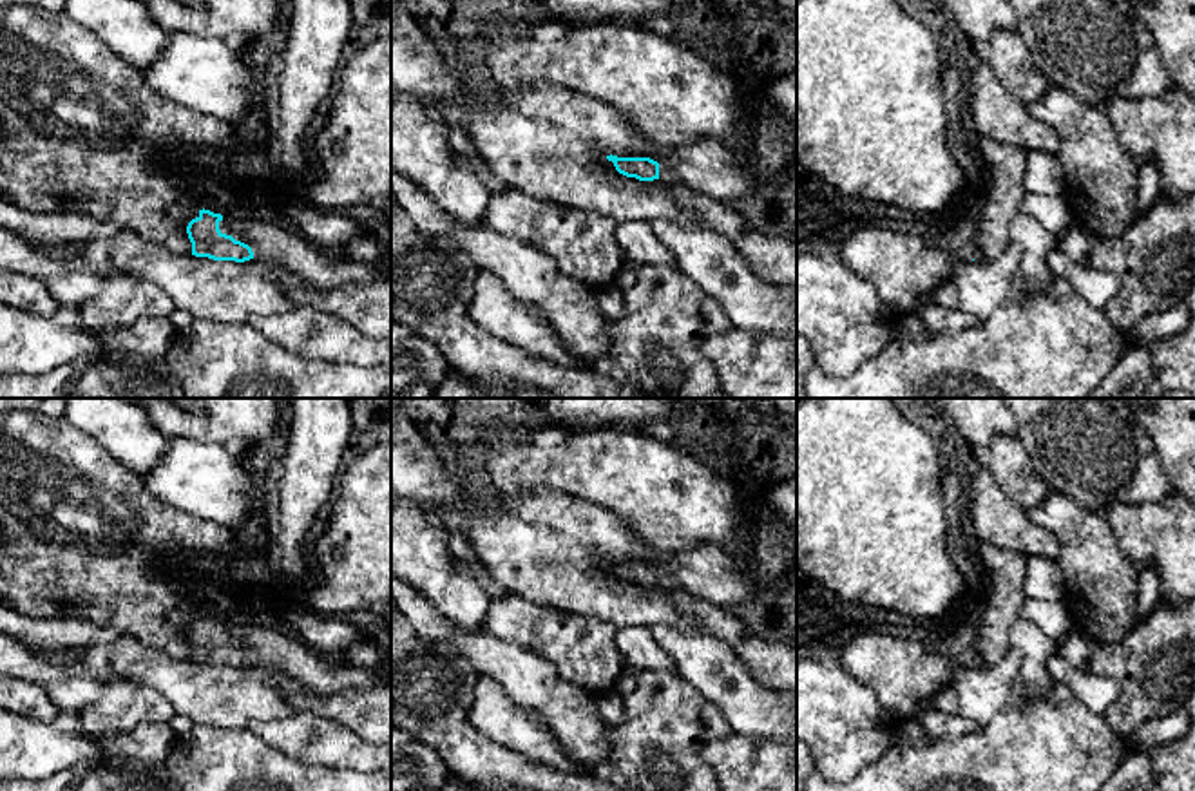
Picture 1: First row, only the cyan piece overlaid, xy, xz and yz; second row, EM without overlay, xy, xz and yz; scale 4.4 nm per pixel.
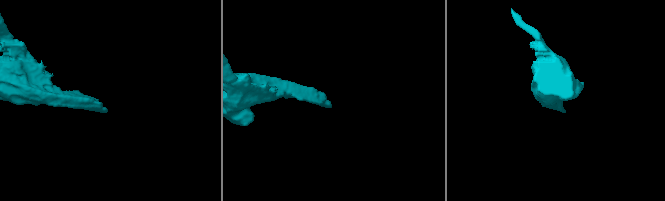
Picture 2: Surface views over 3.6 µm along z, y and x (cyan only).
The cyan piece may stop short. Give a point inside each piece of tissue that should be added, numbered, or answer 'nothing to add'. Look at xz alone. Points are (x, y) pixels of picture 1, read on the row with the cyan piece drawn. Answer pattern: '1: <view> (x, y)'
1: xz (708, 167)

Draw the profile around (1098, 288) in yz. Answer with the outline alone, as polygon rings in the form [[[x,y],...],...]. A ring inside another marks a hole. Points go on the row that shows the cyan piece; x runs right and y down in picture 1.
[[[1059,246],[1048,253],[1047,262],[1056,277],[1066,279],[1095,310],[1103,310],[1119,291],[1121,277],[1115,272],[1088,270],[1074,262]]]

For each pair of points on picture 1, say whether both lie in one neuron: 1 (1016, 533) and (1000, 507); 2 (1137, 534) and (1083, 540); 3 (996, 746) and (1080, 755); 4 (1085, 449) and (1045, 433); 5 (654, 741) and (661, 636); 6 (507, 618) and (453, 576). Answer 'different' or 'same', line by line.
1: same
2: different
3: same
4: same
5: different
6: different

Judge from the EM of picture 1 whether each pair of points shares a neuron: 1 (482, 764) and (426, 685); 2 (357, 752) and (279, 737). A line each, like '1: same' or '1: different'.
1: same
2: same

